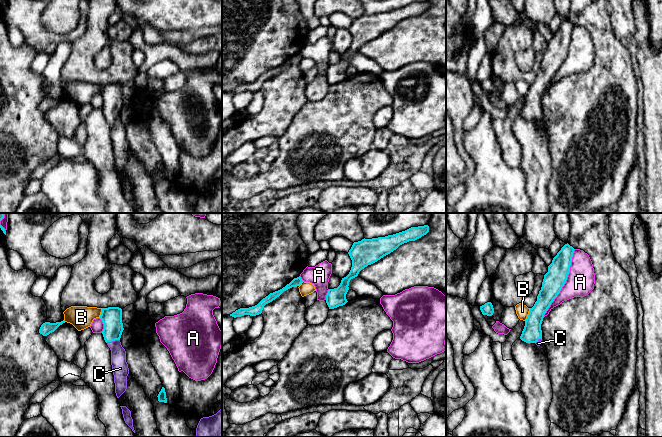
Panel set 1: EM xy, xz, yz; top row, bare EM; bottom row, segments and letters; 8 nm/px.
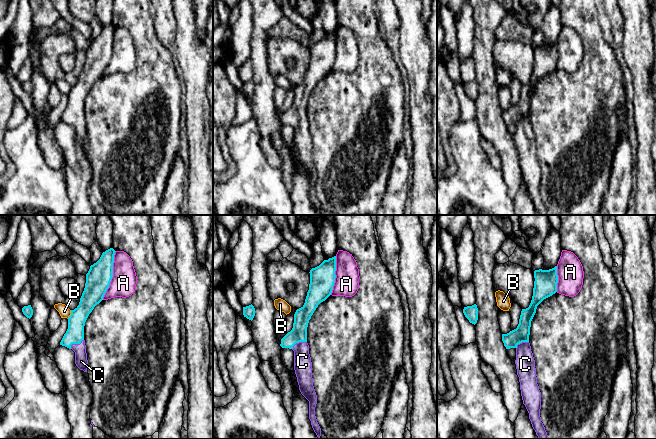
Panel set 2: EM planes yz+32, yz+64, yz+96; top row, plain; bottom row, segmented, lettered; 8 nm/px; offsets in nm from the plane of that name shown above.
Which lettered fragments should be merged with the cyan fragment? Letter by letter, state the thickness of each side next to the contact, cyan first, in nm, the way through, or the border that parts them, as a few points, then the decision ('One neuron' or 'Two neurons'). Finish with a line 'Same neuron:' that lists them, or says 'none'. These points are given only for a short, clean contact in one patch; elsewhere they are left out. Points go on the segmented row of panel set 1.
A: Thickness 170 nm (cyan) against 220 nm. Two neurons
B: Thickness 150 nm (cyan) against 110 nm. Two neurons
C: Thickness 160 nm (cyan) against 130 nm. Path across: xy (111, 317), (112, 340), (118, 353), (120, 368). One neuron
Same neuron: C

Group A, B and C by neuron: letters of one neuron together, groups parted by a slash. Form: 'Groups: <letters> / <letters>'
Groups: A / B / C

